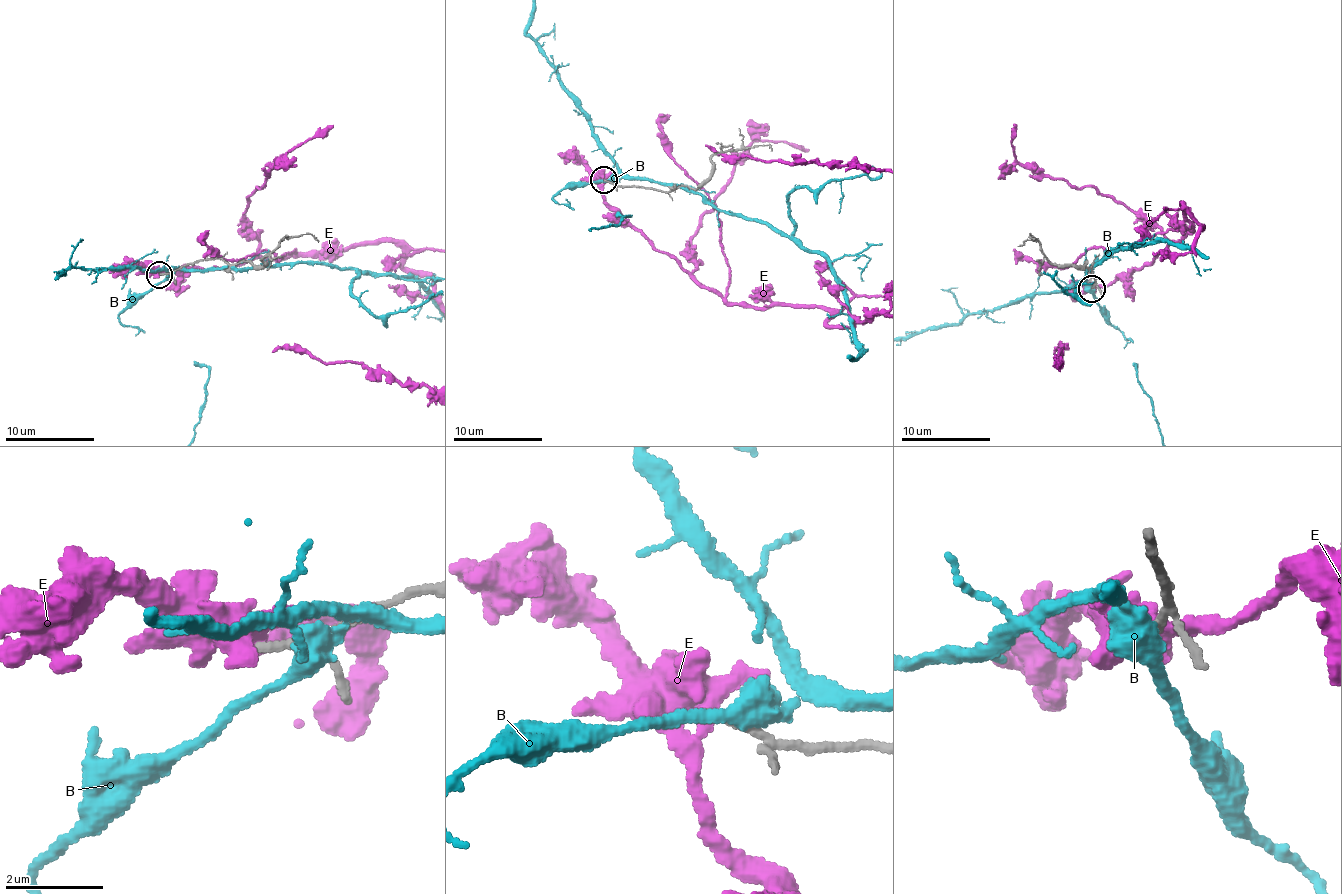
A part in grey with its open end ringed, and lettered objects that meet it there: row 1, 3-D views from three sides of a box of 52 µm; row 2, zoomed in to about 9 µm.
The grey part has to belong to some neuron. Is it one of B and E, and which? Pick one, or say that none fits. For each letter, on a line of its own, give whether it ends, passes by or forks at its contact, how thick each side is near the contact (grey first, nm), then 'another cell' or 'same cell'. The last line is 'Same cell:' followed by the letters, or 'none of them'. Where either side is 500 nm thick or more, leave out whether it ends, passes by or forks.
B: it passes by; 170 nm thick on the grey side, 460 nm on the other; another cell
E: it forks there; 180 nm thick on the grey side, 400 nm on the other; another cell
Same cell: none of them

